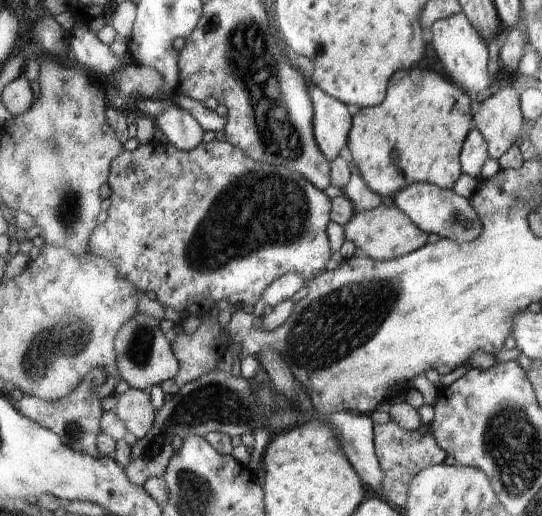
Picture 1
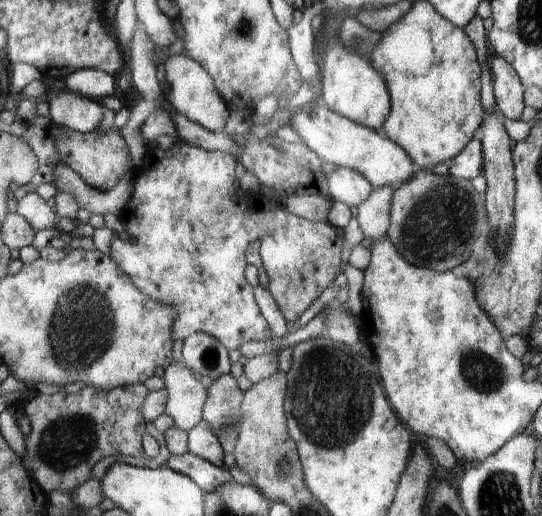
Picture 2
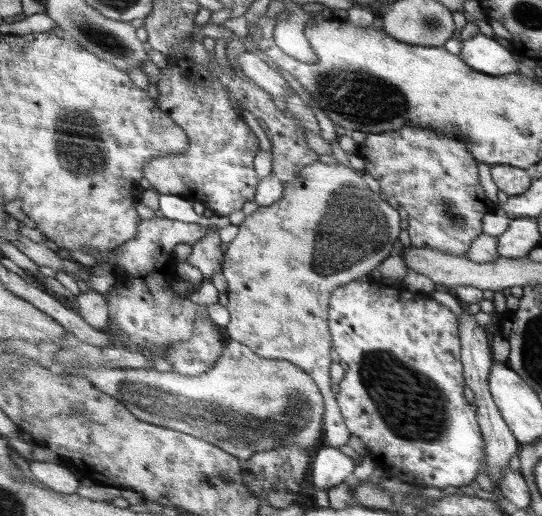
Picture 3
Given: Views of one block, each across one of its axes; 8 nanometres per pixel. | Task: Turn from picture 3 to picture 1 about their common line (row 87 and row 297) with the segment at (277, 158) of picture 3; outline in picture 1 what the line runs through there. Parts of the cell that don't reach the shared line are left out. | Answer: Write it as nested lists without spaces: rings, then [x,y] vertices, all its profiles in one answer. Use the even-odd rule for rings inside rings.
[[[214,139],[210,142],[202,142],[194,150],[186,151],[176,148],[166,140],[152,140],[139,145],[135,150],[124,151],[124,154],[115,158],[112,161],[111,181],[108,184],[111,188],[109,196],[111,205],[107,211],[106,220],[100,223],[100,226],[96,226],[92,234],[92,252],[108,258],[116,266],[116,270],[119,270],[124,278],[128,278],[137,290],[154,292],[164,308],[172,308],[185,317],[195,315],[201,318],[220,300],[228,300],[229,304],[235,307],[243,307],[244,304],[254,306],[264,296],[264,290],[284,274],[294,272],[309,281],[316,274],[323,272],[326,264],[330,264],[328,260],[332,256],[332,250],[328,246],[328,236],[326,236],[326,228],[330,224],[330,200],[324,196],[324,192],[318,192],[318,187],[308,182],[307,178],[295,170],[267,162],[256,162],[251,156],[244,154],[239,147],[232,146],[229,142]]]

